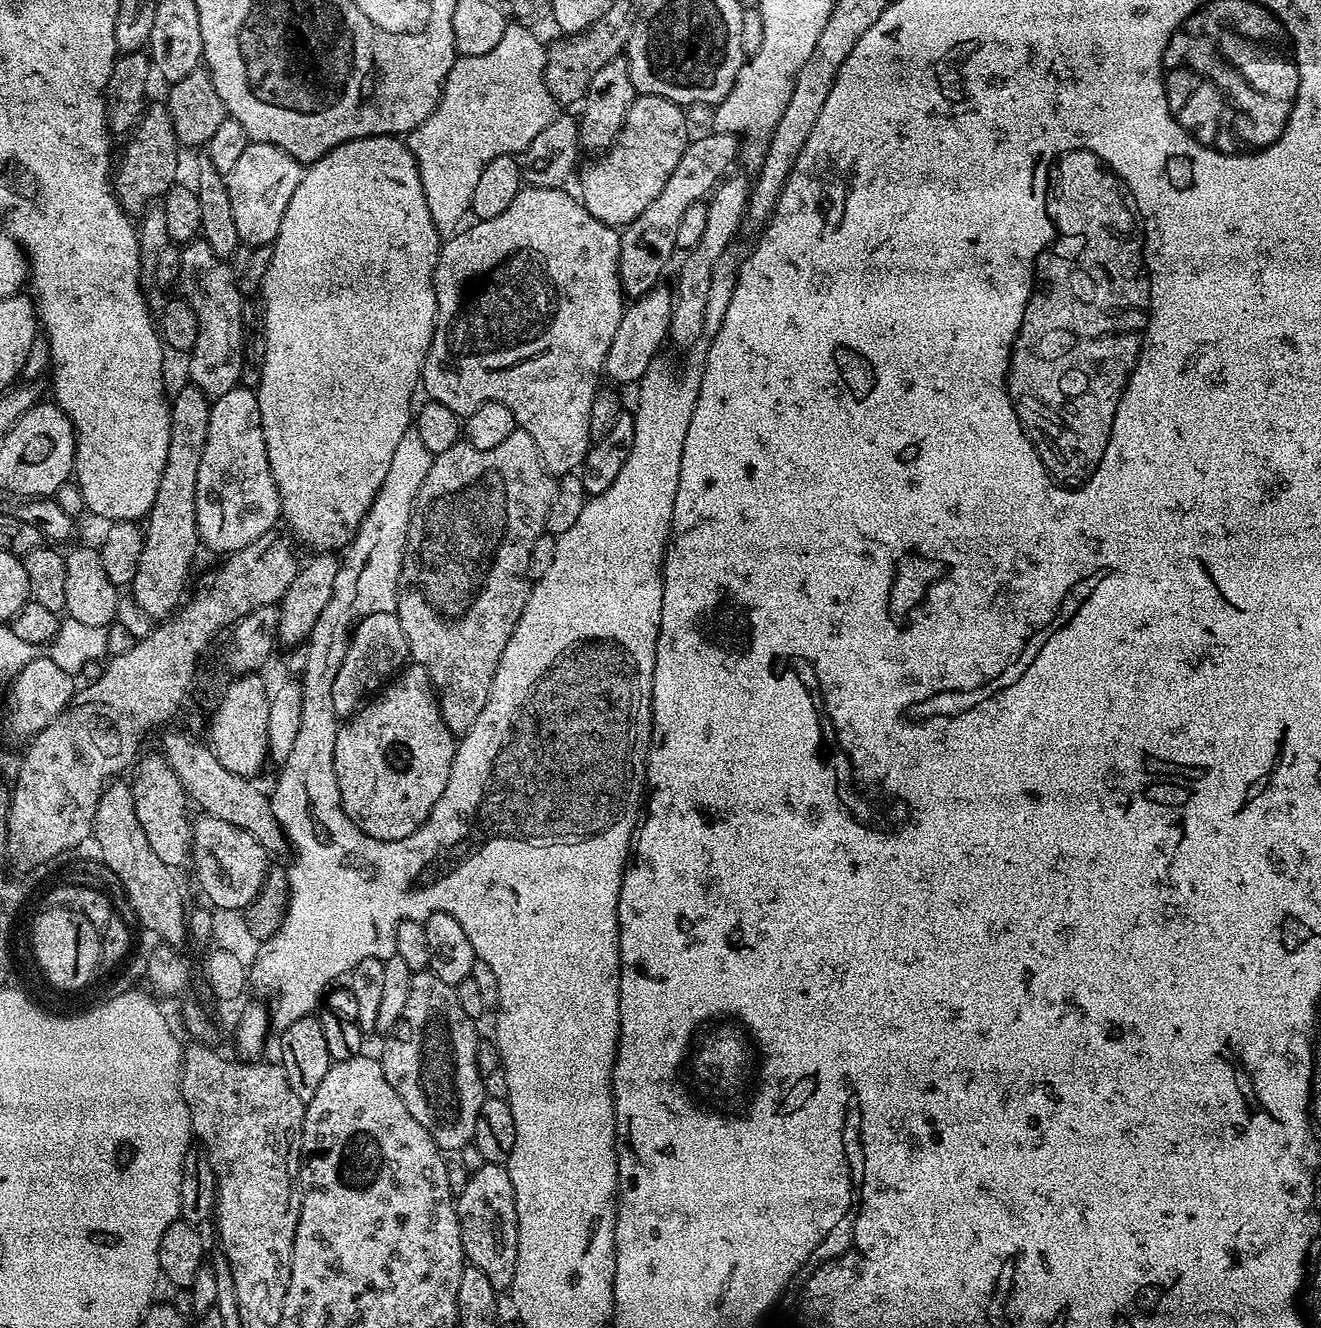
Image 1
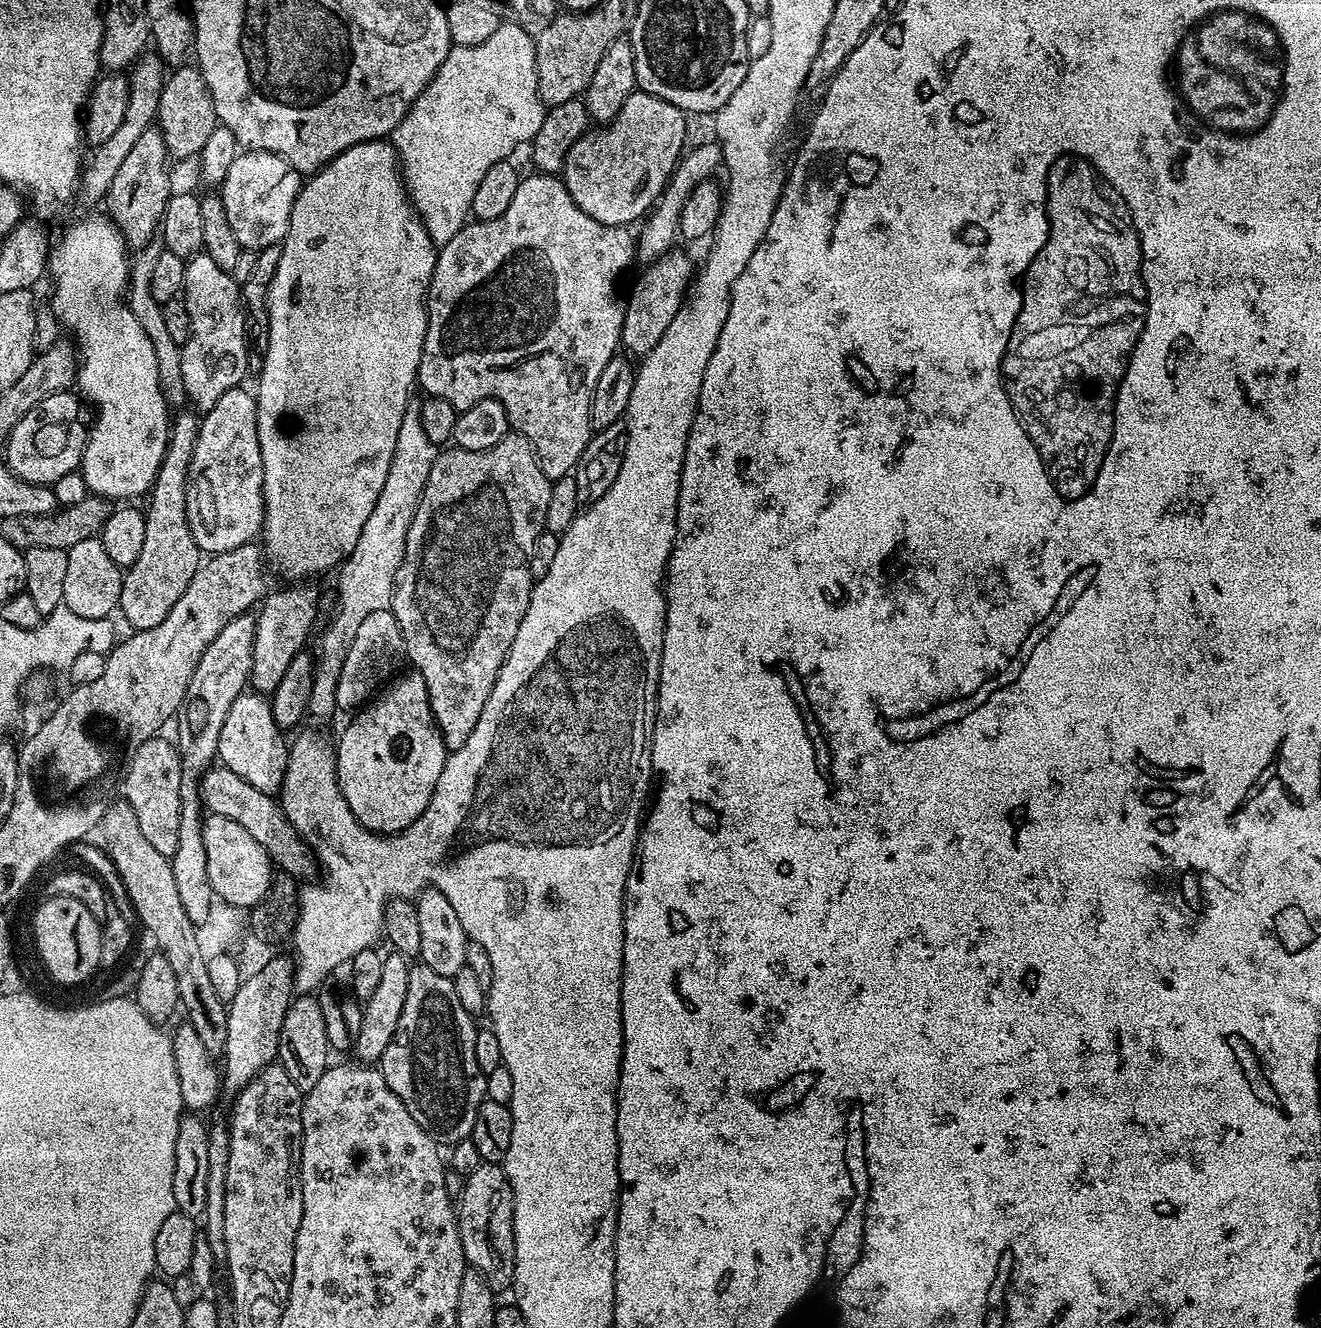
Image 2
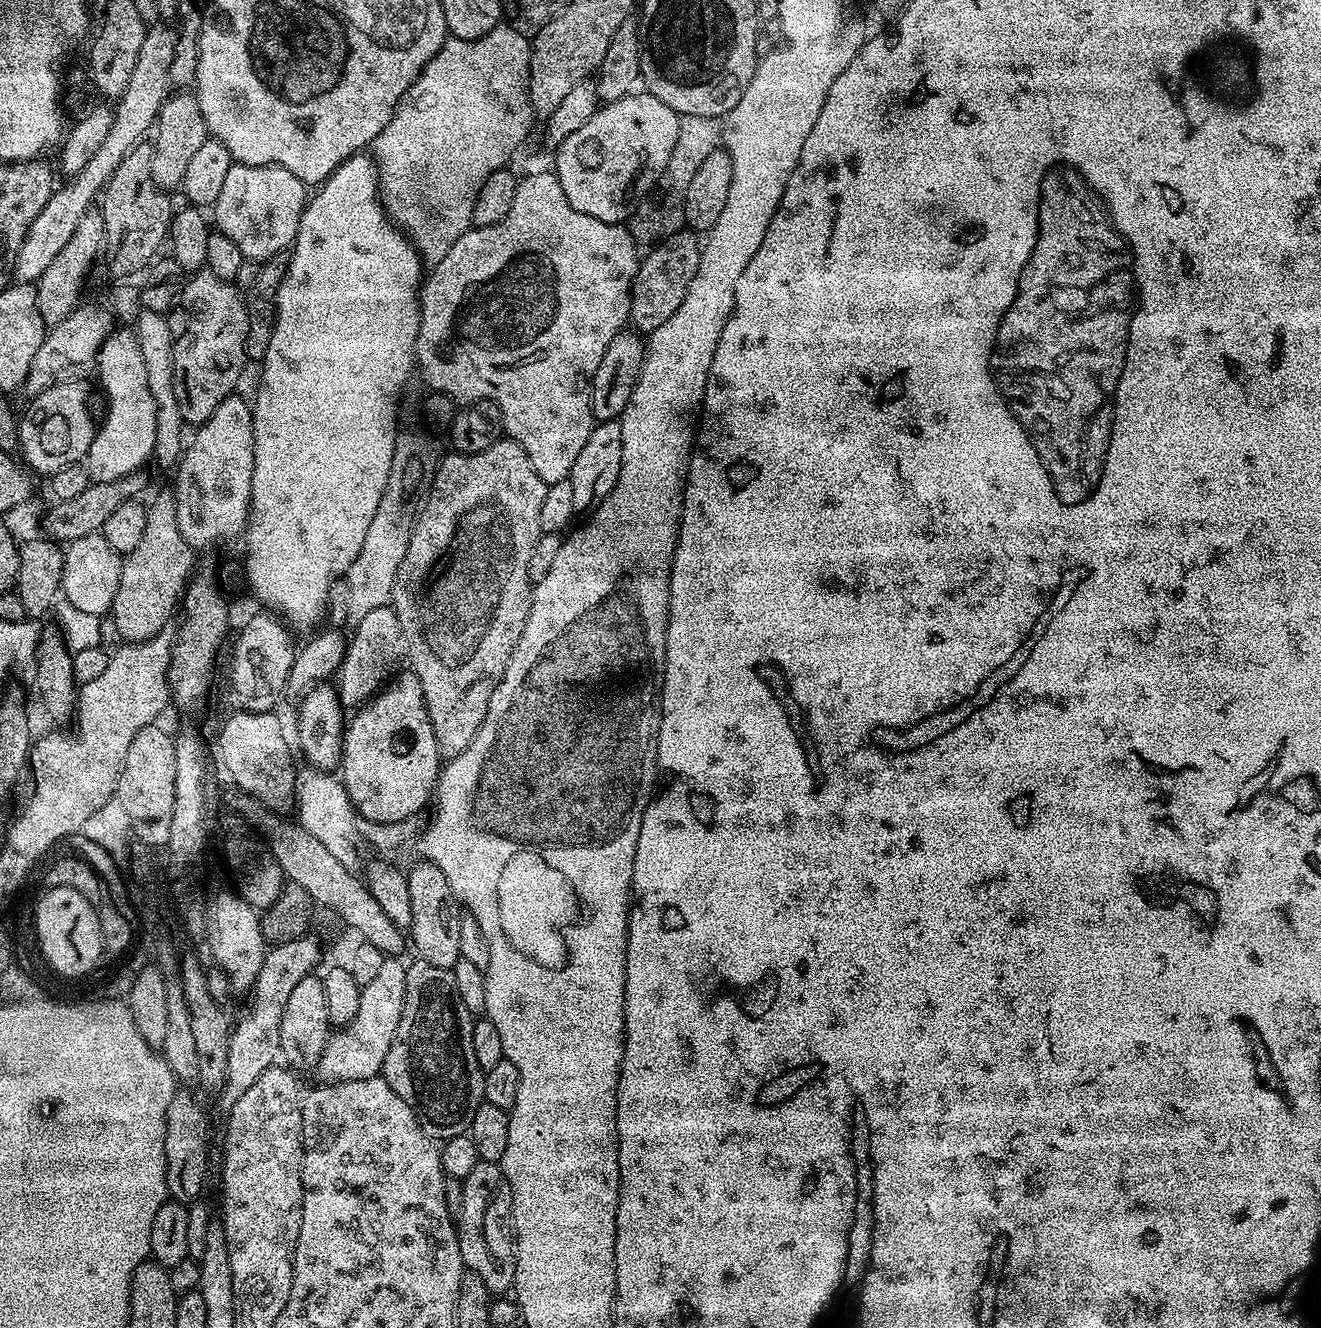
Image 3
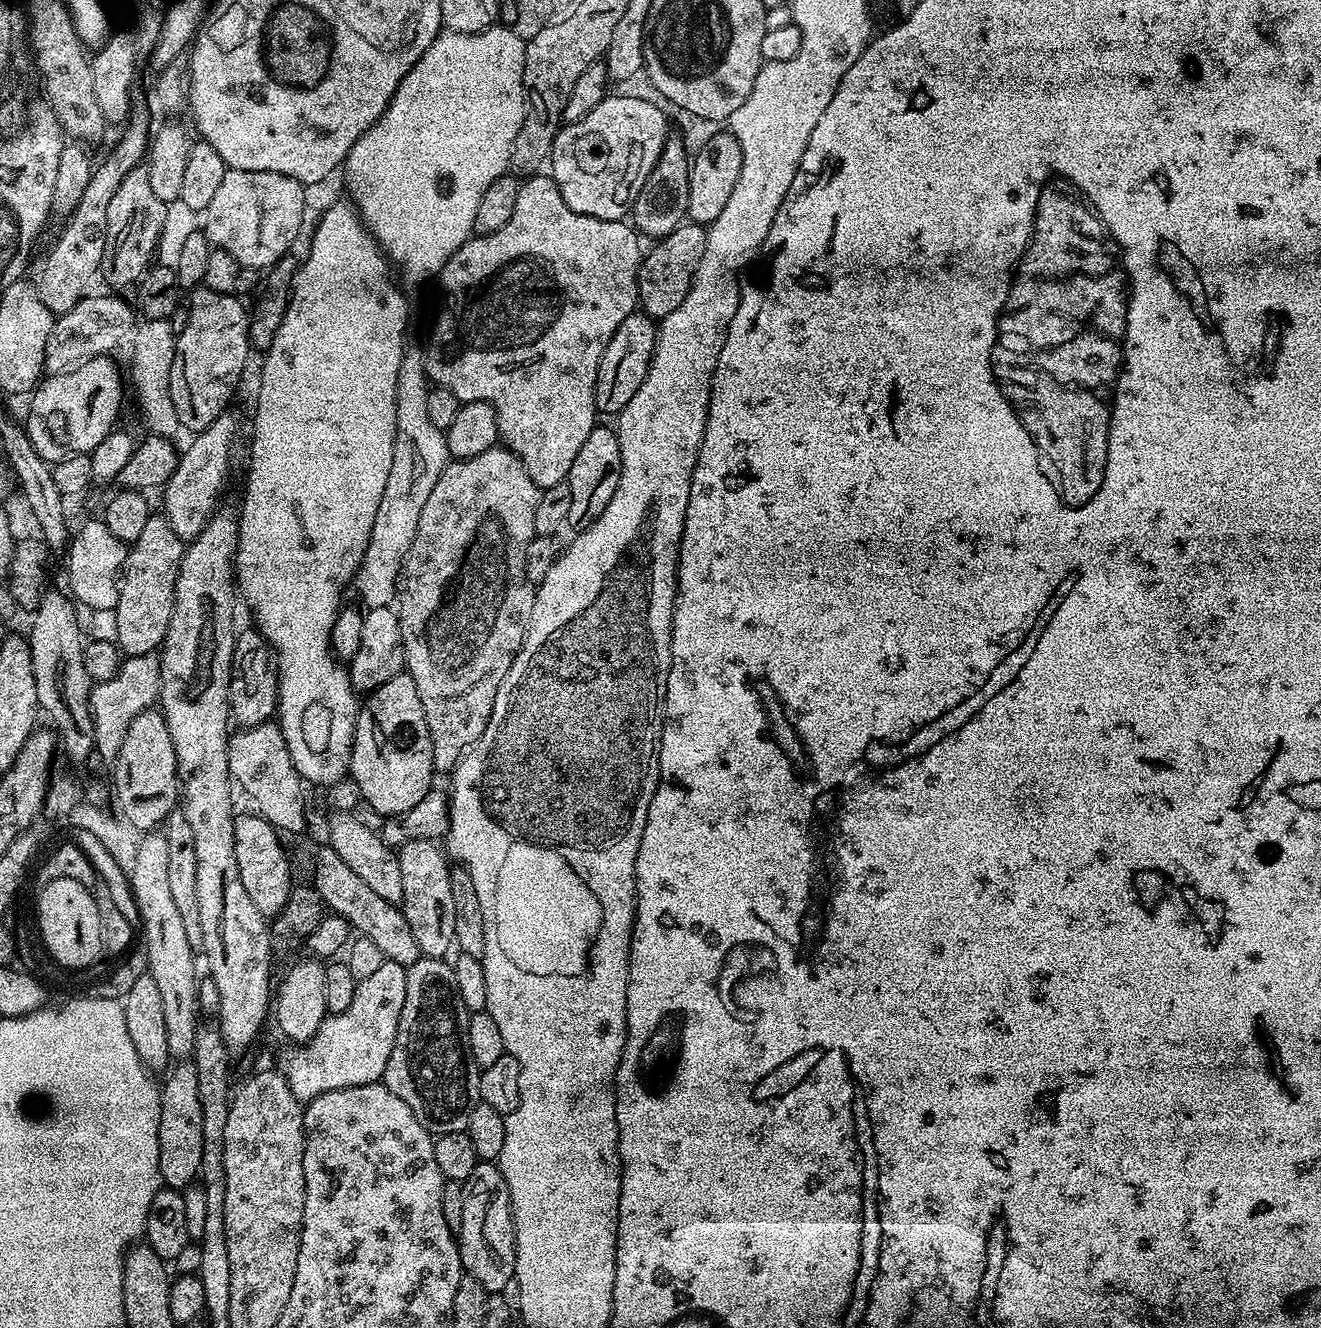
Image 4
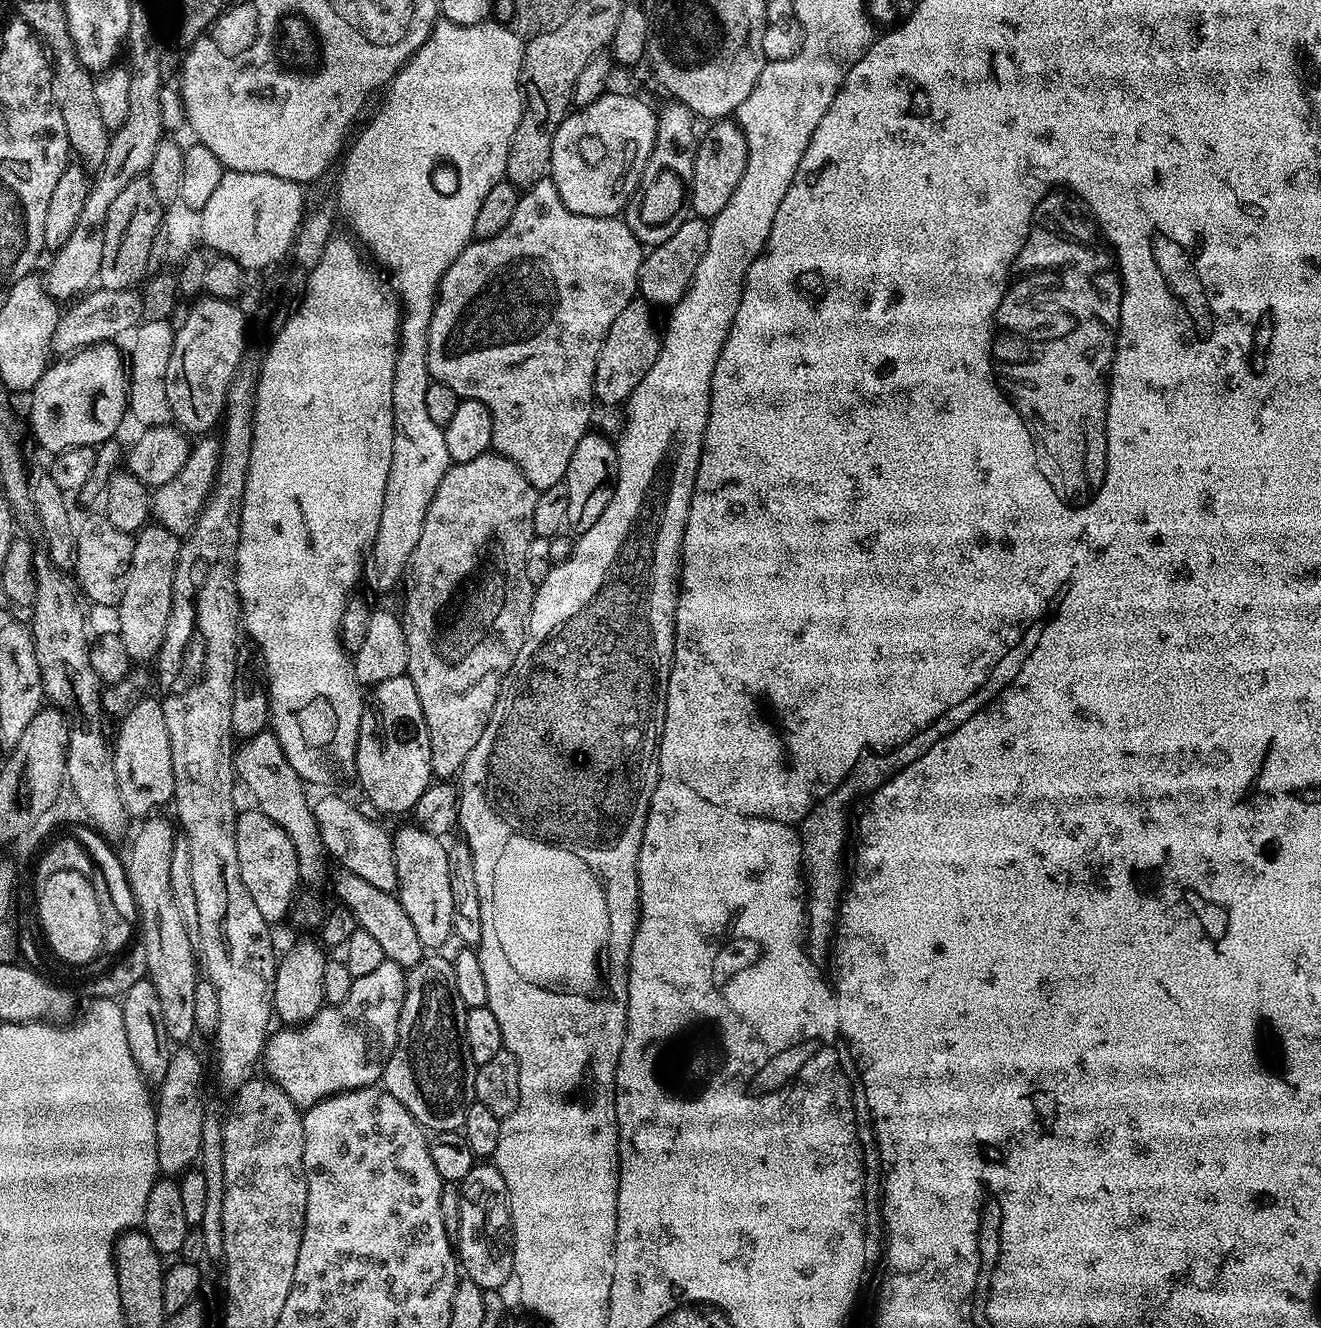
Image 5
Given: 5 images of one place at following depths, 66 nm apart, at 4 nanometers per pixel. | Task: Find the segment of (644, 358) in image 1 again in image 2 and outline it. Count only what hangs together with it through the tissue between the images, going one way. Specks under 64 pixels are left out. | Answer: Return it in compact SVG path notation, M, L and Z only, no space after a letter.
M673 250L658 257L643 271L644 277L633 286L629 296L627 293L624 325L620 335L623 351L625 353L633 352L633 354L628 354L636 358L643 358L647 352L654 350L654 346L658 346L662 334L666 334L670 322L674 322L674 314L678 314L678 310L686 299L686 293L689 291L690 281L694 276L694 264L692 268L692 260L686 253Z

